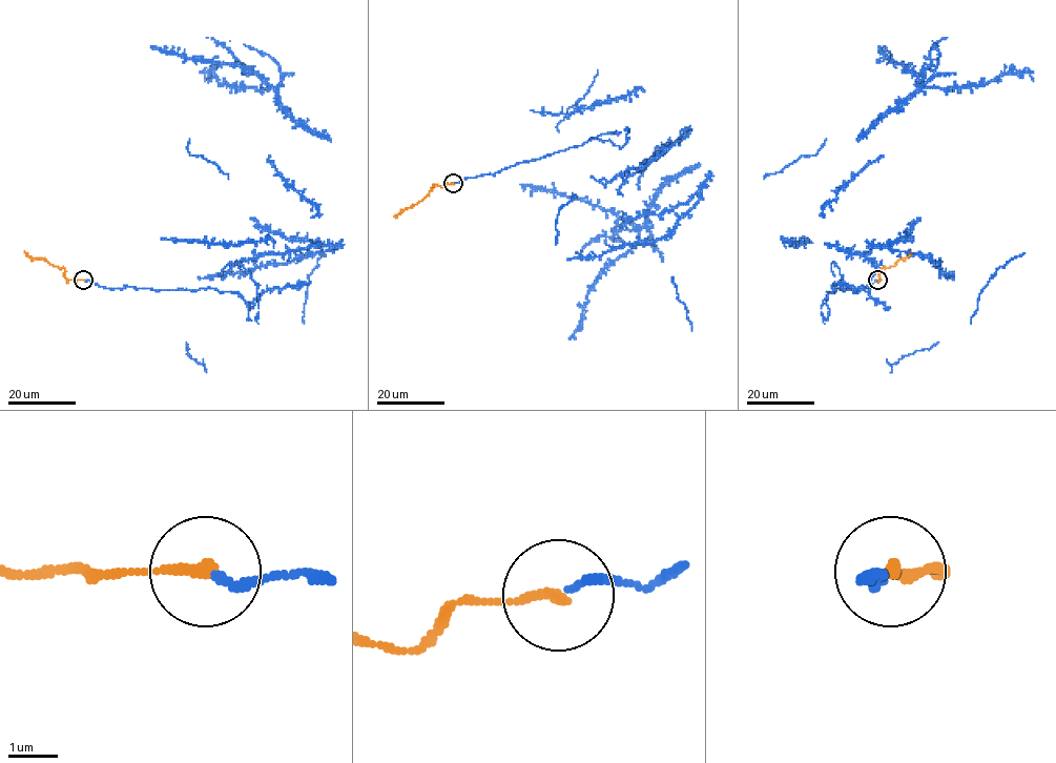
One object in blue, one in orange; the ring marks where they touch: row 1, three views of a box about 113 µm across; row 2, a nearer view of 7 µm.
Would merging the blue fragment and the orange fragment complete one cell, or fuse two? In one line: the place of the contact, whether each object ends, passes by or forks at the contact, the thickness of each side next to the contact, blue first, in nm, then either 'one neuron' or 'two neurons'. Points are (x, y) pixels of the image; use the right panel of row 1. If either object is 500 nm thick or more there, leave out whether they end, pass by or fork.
at (877, 280); blue ends there; orange ends there; 170 nm thick on the blue side, 240 nm on the other; one neuron

